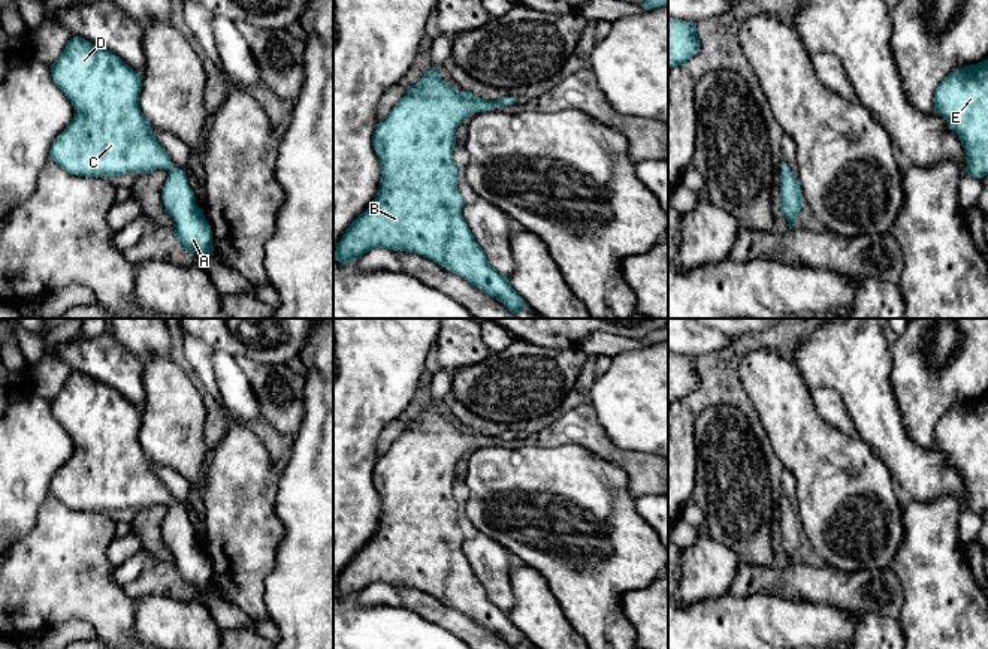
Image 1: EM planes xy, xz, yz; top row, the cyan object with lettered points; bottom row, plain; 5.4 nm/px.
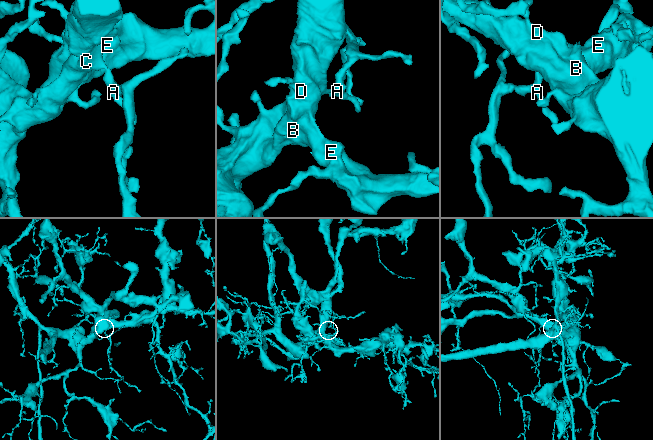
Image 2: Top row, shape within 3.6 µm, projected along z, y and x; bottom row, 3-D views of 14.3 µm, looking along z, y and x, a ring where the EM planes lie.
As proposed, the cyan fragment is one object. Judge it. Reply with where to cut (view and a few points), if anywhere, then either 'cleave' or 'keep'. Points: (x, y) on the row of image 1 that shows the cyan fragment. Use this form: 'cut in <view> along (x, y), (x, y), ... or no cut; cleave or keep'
no cut; keep

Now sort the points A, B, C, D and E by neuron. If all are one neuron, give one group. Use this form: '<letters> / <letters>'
A B C D E

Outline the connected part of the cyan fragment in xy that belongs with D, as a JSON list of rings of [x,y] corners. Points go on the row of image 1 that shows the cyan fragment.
[[[84,37],[70,39],[51,64],[55,85],[70,100],[75,114],[66,129],[51,145],[49,159],[66,172],[78,176],[120,176],[124,173],[152,173],[157,169],[169,172],[161,199],[175,223],[173,235],[179,245],[196,253],[200,266],[212,254],[212,230],[203,209],[196,205],[194,193],[184,170],[175,167],[164,148],[157,142],[151,124],[139,106],[142,75],[127,66],[118,55]]]

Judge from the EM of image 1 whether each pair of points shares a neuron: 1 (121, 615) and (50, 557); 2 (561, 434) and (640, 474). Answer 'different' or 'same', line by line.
1: same
2: same

